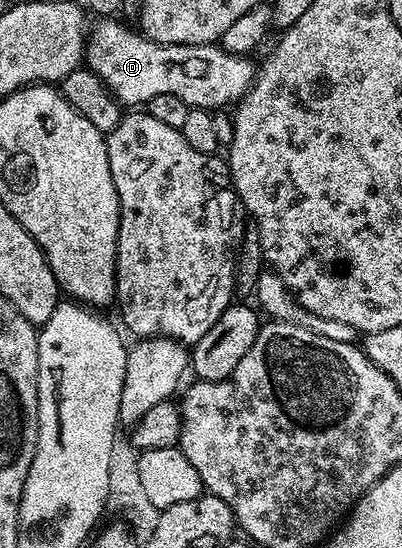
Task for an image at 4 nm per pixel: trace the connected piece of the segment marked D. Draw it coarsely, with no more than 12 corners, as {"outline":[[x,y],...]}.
{"outline":[[113,17],[84,66],[126,108],[171,93],[225,109],[255,63],[220,45],[167,45]]}

